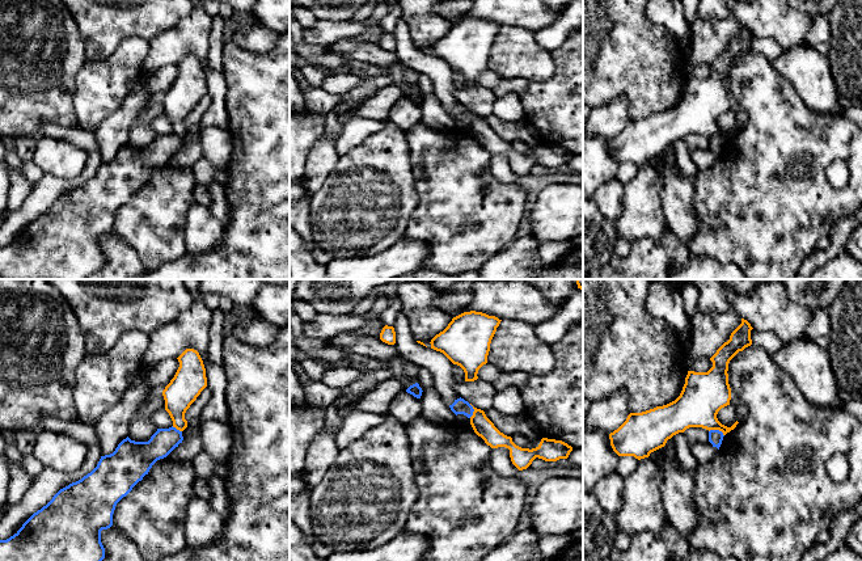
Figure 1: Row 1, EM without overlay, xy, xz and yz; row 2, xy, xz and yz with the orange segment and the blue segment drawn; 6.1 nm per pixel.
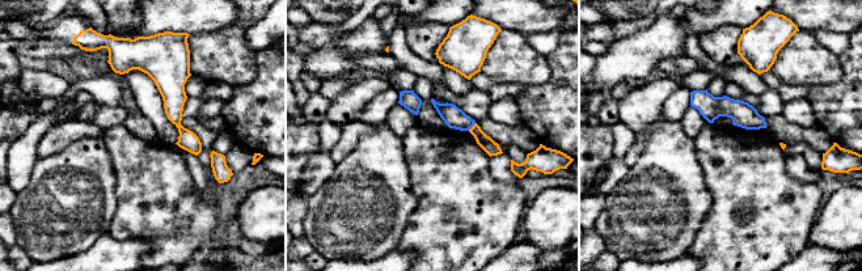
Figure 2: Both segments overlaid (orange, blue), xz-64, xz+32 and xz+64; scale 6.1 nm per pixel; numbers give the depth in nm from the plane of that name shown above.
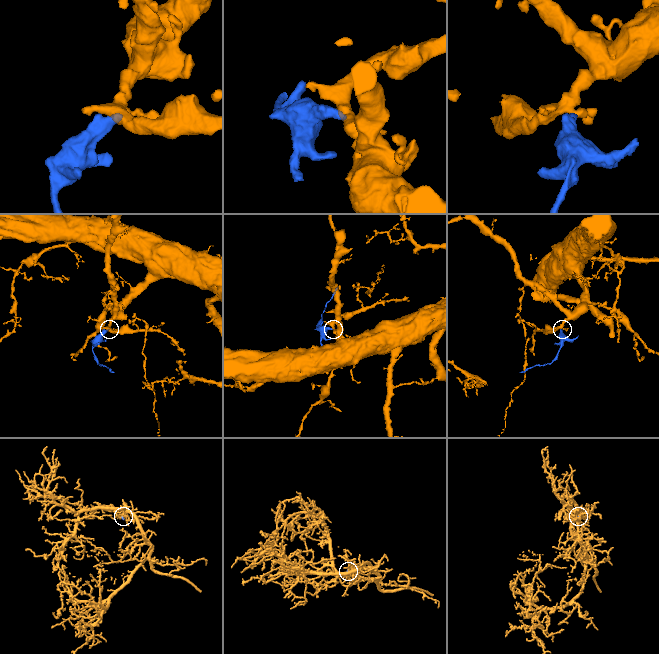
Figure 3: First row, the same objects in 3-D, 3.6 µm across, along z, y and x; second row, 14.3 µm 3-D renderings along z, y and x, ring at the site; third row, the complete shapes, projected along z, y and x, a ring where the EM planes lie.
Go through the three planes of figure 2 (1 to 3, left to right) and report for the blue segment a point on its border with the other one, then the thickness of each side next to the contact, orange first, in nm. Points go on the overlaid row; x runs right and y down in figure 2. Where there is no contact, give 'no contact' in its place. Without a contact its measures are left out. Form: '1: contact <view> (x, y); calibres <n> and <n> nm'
1: no contact
2: contact xz+32 (473, 126); calibres 90 and 130 nm
3: no contact

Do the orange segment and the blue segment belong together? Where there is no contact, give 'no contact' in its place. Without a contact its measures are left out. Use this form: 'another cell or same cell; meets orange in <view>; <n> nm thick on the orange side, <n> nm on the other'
another cell; meets orange in yz; 280 nm thick on the orange side, 90 nm on the other

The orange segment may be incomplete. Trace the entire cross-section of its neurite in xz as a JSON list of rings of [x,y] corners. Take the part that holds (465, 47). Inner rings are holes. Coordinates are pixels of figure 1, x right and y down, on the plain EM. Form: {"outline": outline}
{"outline": [[[464,18],[431,46],[431,55],[443,59],[465,79],[465,88],[478,85],[478,76],[487,69],[491,46],[502,26],[482,18]]]}

